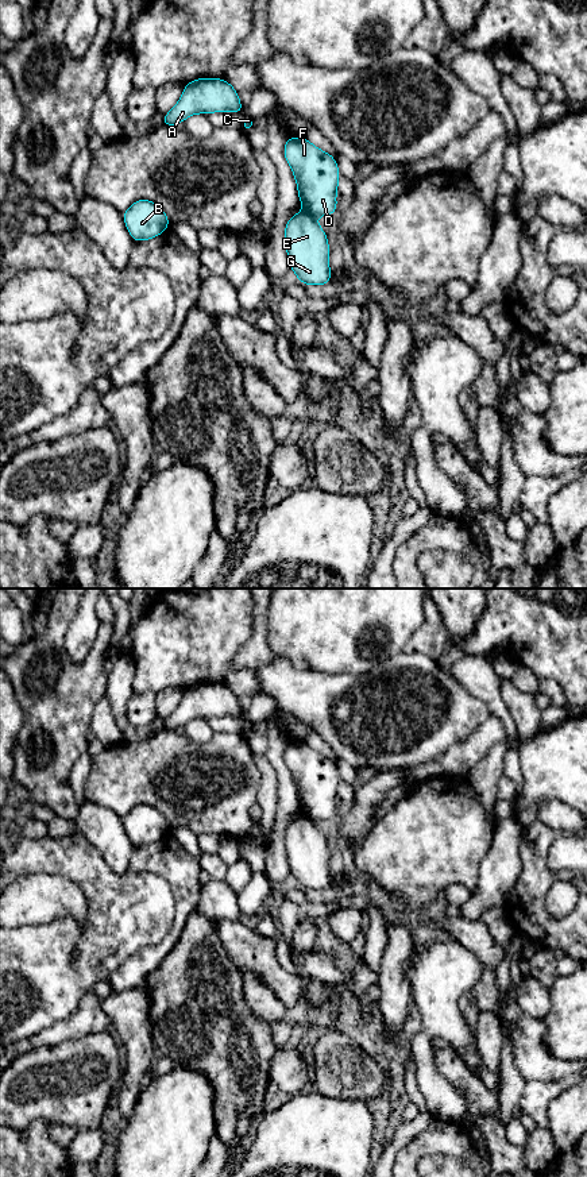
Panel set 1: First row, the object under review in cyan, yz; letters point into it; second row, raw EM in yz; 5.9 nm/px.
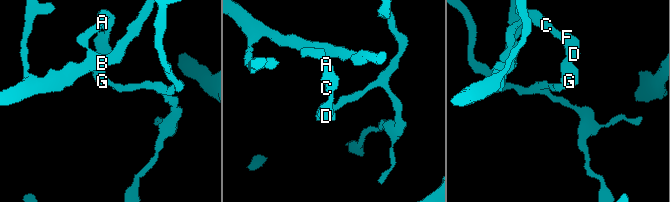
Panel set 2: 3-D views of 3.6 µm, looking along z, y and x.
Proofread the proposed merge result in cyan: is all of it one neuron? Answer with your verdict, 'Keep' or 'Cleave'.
Cleave

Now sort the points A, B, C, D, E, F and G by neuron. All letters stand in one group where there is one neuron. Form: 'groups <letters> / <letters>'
groups A B C D F / E G

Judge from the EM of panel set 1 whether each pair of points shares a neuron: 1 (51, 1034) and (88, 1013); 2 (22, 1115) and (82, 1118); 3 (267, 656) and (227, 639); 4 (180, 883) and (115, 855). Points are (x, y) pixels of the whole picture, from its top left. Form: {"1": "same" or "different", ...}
{"1": "same", "2": "same", "3": "different", "4": "different"}

